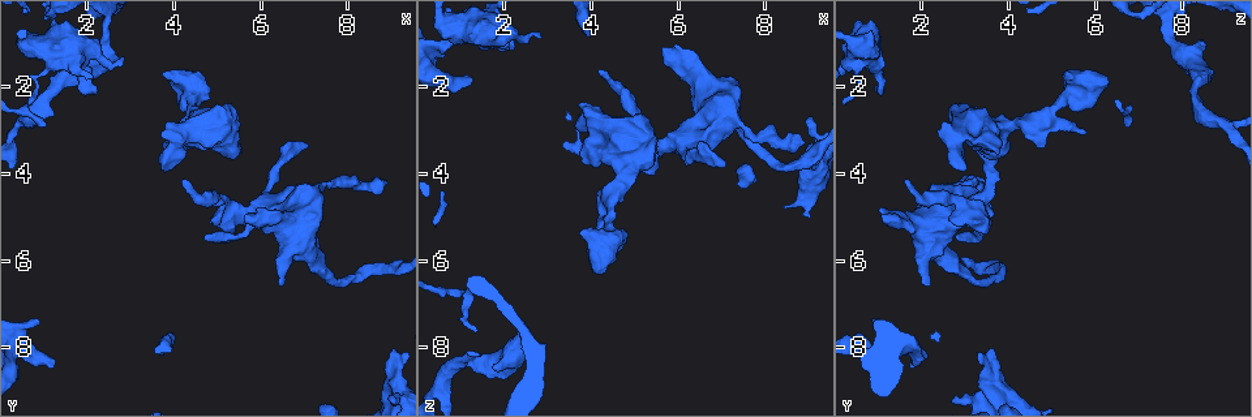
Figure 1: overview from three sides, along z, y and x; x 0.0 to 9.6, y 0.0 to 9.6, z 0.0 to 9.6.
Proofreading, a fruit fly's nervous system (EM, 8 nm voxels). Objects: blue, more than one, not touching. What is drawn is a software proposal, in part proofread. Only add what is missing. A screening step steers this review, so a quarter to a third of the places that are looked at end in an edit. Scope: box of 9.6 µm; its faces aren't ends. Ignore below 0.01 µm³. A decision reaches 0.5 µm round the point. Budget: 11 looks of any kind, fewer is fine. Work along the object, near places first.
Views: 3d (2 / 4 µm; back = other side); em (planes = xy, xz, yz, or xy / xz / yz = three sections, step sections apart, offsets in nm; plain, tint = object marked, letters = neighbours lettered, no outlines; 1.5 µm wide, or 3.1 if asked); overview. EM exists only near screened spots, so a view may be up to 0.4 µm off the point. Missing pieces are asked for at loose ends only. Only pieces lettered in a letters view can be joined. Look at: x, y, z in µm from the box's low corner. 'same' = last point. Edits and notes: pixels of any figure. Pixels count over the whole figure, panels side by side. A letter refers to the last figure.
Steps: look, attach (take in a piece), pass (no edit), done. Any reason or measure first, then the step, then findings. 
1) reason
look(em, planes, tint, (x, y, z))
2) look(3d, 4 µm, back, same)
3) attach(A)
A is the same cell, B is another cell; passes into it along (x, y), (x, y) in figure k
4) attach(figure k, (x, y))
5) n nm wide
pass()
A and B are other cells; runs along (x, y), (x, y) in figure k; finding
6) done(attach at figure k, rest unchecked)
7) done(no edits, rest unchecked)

thick end
look(em, yz, step 8, letters, (6.35, 6.50, 2.20))

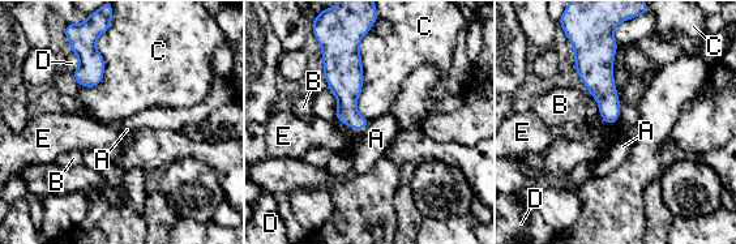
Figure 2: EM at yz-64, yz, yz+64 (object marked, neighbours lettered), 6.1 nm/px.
pass()
A, B, C, D and E are other cells; border along (369, 29), (356, 103), (368, 122) in figure 2; none of them fits

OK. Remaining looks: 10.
an open end
look(3d, 2 µm, (4.35, 3.40, 4.75))

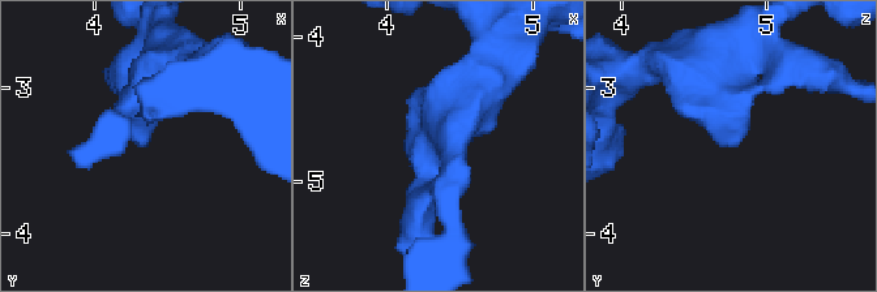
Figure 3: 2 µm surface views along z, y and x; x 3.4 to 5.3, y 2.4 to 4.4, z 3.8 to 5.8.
need the tissue
look(em, xy, step 4, letters, (4.34, 3.38, 4.78))

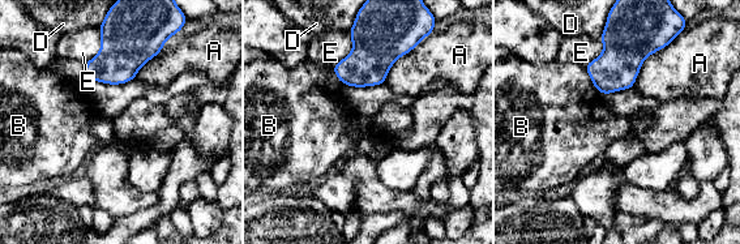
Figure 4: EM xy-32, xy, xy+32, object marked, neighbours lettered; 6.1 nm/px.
pass()
A, B, D and E are other cells; border along (674, 38), (645, 59), (632, 86) in figure 4; none of them fits

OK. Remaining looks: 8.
stops while still wide
look(3d, 4 µm, (3.75, 1.70, 5.25))

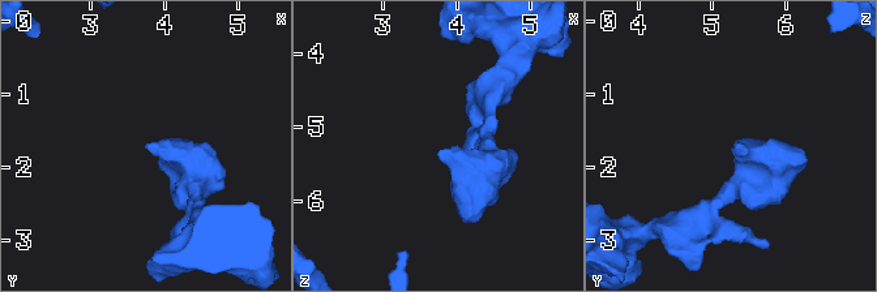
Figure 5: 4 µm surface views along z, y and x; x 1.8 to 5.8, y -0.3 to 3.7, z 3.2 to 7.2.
look(em, planes, letters, (3.80, 1.70, 5.25))

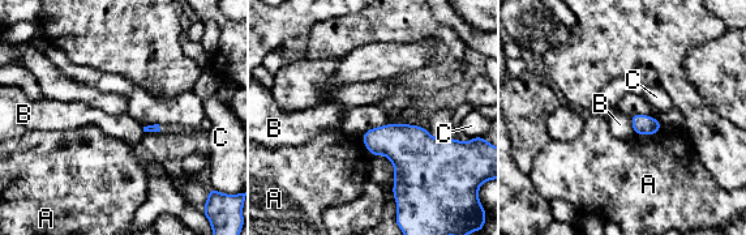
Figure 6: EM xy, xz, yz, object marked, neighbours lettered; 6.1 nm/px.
pass()
A, B and C are other cells; border along (386, 123), (372, 127), (361, 135) in figure 6; none of them fits

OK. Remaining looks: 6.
stops while still wide
look(3d, 2 µm, (3.70, 3.15, 2.35))

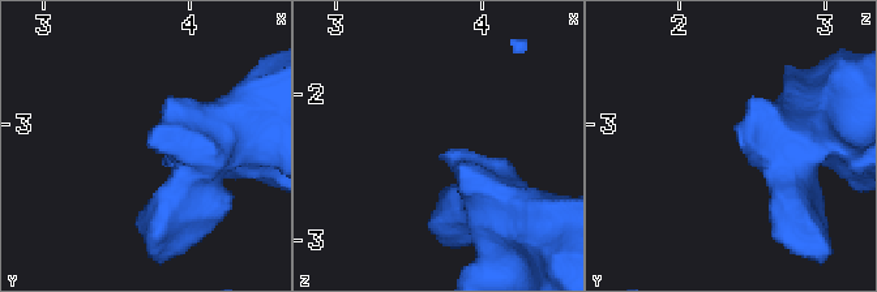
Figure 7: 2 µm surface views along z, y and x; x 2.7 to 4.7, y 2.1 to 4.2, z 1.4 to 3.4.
need the tissue
look(em, planes, tint, (3.74, 3.14, 2.44))

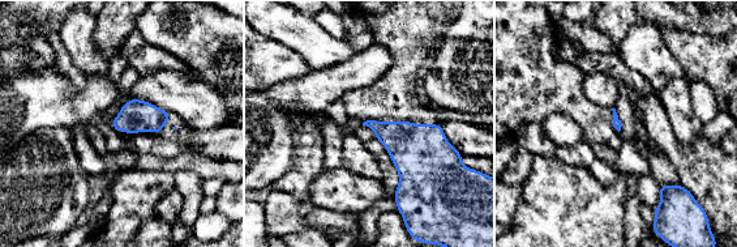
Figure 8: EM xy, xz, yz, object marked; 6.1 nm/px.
what lies round it
look(em, planes, letters, same)

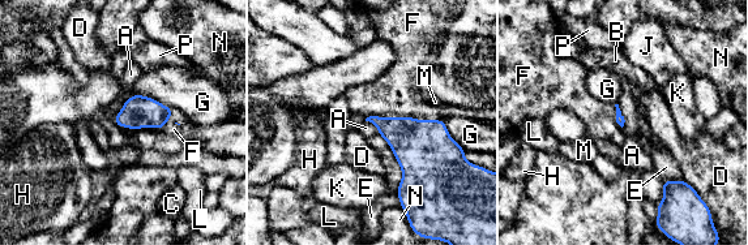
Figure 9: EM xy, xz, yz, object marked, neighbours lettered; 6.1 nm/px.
attach(F)
F is the same cell, A, B, C, D, E, G, H, J, K, L, M, N and P are other cells; passes into it along (420, 147), (393, 117), (397, 93) in figure 9; it goes on there

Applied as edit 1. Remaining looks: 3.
done(attach at figure 9, rest unchecked)

